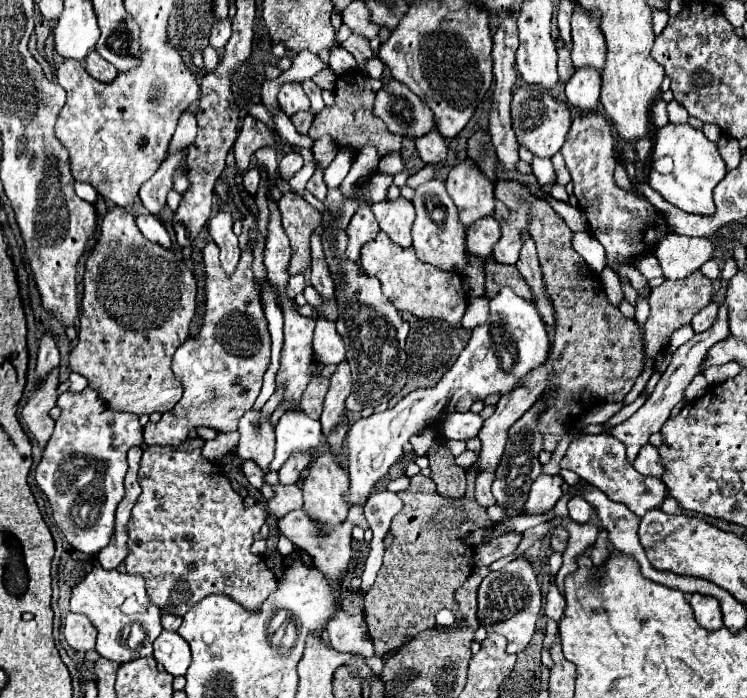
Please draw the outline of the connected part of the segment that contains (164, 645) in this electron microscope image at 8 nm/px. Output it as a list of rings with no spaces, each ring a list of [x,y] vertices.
[[[164,630],[154,642],[154,658],[172,676],[184,676],[190,666],[190,646],[180,634]]]

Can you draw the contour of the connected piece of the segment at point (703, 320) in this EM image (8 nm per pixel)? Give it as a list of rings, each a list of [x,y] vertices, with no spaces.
[[[710,302],[706,308],[702,308],[702,310],[692,318],[692,328],[694,328],[694,332],[704,332],[704,330],[708,330],[708,328],[716,322],[716,308],[718,308],[718,304],[716,304],[716,302]]]

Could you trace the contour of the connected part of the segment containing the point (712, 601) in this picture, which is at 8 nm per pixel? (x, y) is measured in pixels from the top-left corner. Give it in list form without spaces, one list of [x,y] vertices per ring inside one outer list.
[[[694,594],[690,598],[690,606],[694,610],[696,622],[706,628],[706,630],[718,630],[722,628],[722,612],[720,604],[714,596],[704,596],[704,594]]]

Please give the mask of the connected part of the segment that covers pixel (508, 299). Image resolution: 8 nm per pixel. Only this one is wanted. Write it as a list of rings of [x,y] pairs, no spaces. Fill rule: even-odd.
[[[510,288],[500,290],[500,294],[490,300],[490,316],[488,320],[472,330],[472,338],[454,362],[454,366],[442,376],[442,380],[432,388],[418,388],[406,394],[396,406],[386,408],[384,412],[374,412],[368,418],[360,418],[346,436],[348,446],[348,474],[350,474],[350,490],[346,496],[348,504],[358,504],[366,500],[374,488],[374,484],[386,476],[388,468],[402,456],[402,446],[410,440],[412,434],[428,428],[430,424],[444,420],[454,412],[460,396],[472,396],[476,400],[484,400],[492,394],[508,394],[516,384],[534,368],[546,362],[550,352],[548,332],[536,306],[522,300]],[[502,354],[512,354],[514,366],[510,370],[502,368]]]

